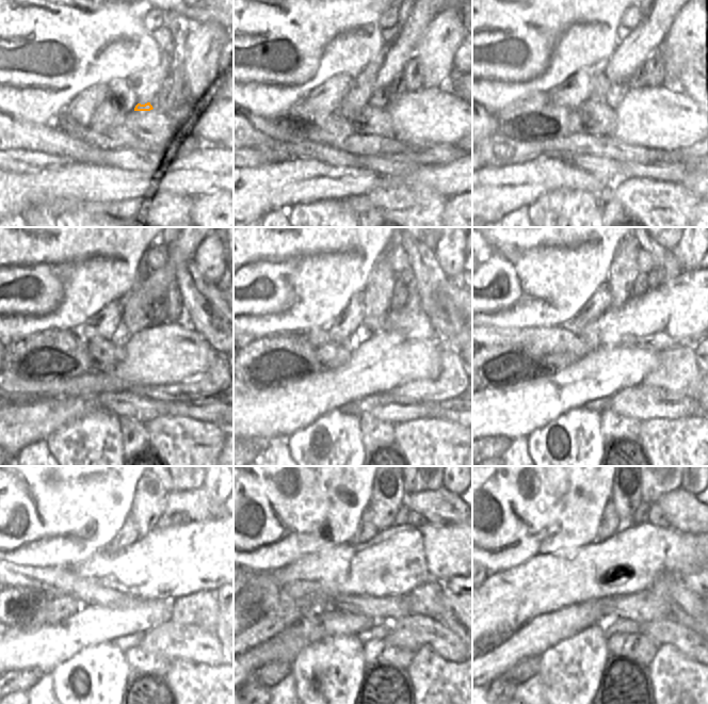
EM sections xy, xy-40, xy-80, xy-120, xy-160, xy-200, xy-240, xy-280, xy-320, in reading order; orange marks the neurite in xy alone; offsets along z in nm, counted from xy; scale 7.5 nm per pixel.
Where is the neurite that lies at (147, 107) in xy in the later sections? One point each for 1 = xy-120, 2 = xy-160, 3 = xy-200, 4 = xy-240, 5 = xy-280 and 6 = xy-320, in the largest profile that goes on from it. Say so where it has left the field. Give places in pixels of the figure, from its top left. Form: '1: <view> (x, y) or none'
1: xy-120 (135, 307)
2: xy-160 (379, 291)
3: xy-200 (624, 270)
4: xy-240 (149, 501)
5: xy-280 (387, 497)
6: xy-320 (626, 496)

